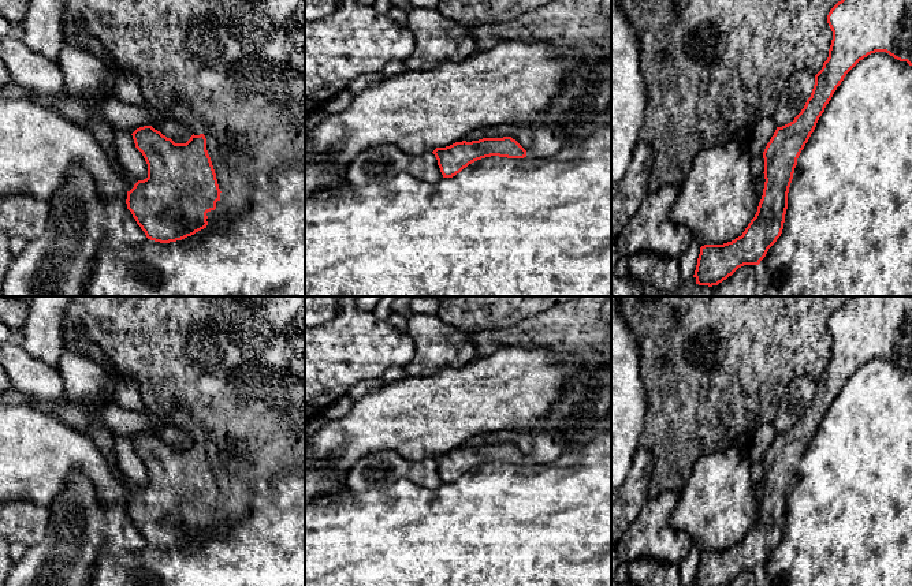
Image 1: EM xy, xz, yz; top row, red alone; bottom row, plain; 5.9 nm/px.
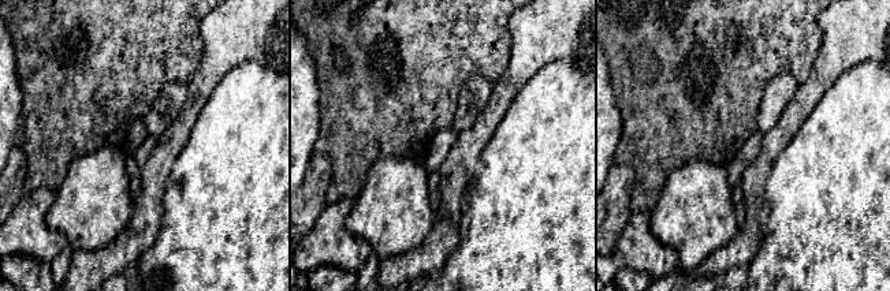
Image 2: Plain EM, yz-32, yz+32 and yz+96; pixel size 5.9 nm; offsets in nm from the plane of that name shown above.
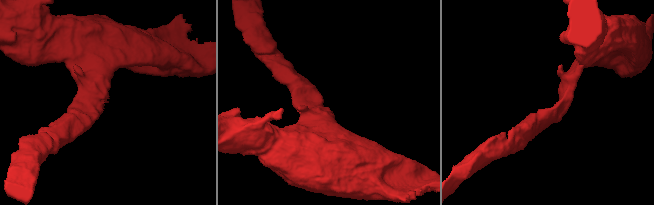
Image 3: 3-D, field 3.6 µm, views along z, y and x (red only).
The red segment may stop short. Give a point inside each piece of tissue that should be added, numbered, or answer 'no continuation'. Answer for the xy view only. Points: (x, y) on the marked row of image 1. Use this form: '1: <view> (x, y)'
1: xy (211, 215)

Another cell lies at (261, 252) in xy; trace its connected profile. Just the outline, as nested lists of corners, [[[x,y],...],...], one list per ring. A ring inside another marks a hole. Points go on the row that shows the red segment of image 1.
[[[305,164],[278,171],[268,180],[253,184],[247,206],[241,214],[228,214],[222,208],[217,213],[226,217],[222,231],[208,224],[194,235],[176,242],[160,243],[146,239],[141,245],[123,245],[116,250],[101,247],[86,280],[85,296],[305,296]]]

